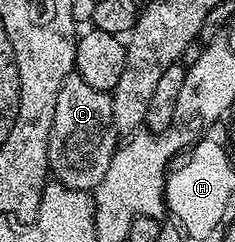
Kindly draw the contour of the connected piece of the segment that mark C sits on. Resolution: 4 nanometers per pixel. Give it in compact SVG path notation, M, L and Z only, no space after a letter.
M75 72L64 79L62 90L58 90L58 102L54 106L54 122L50 126L50 142L48 143L48 170L55 183L65 184L79 192L91 193L102 182L106 170L110 170L110 162L118 147L118 133L112 125L112 98L109 93L94 90Z

